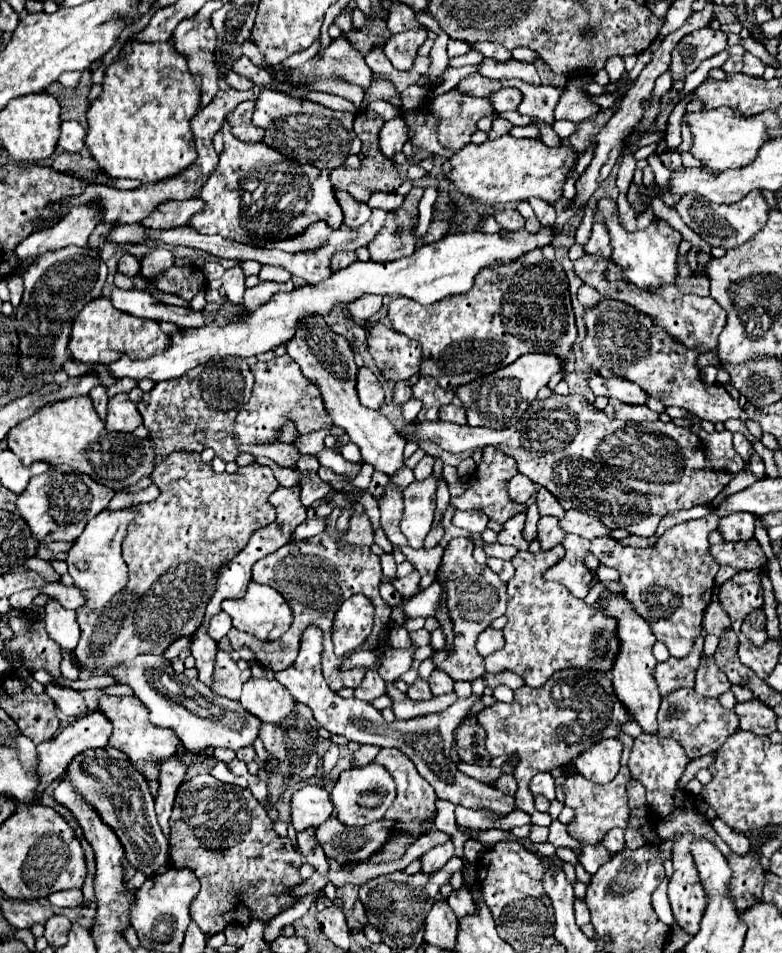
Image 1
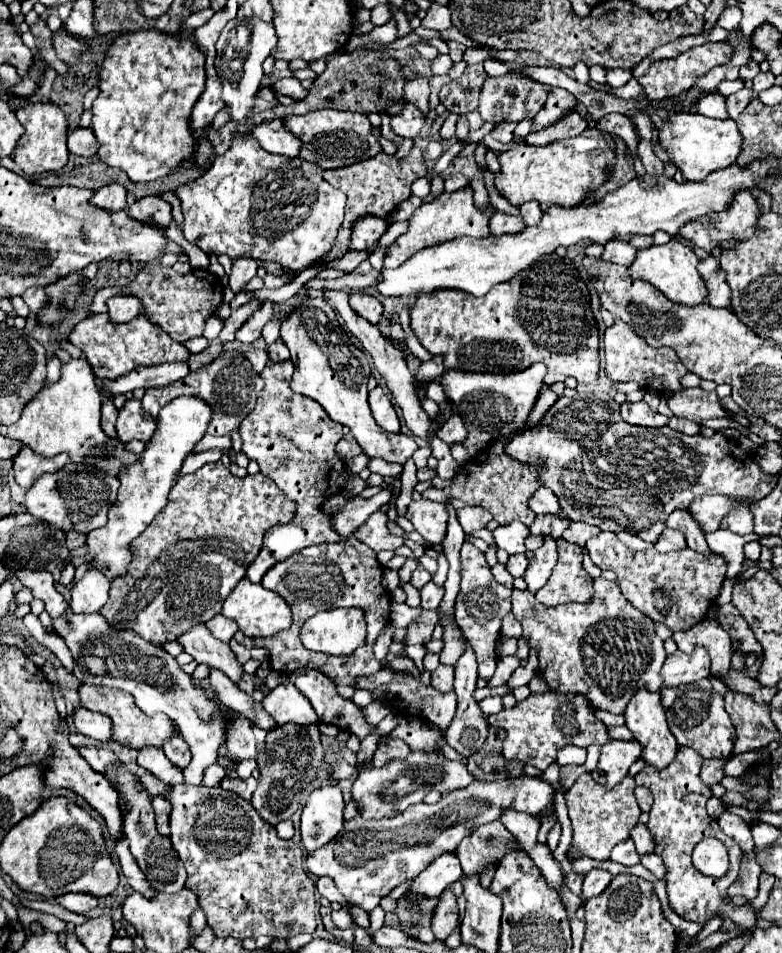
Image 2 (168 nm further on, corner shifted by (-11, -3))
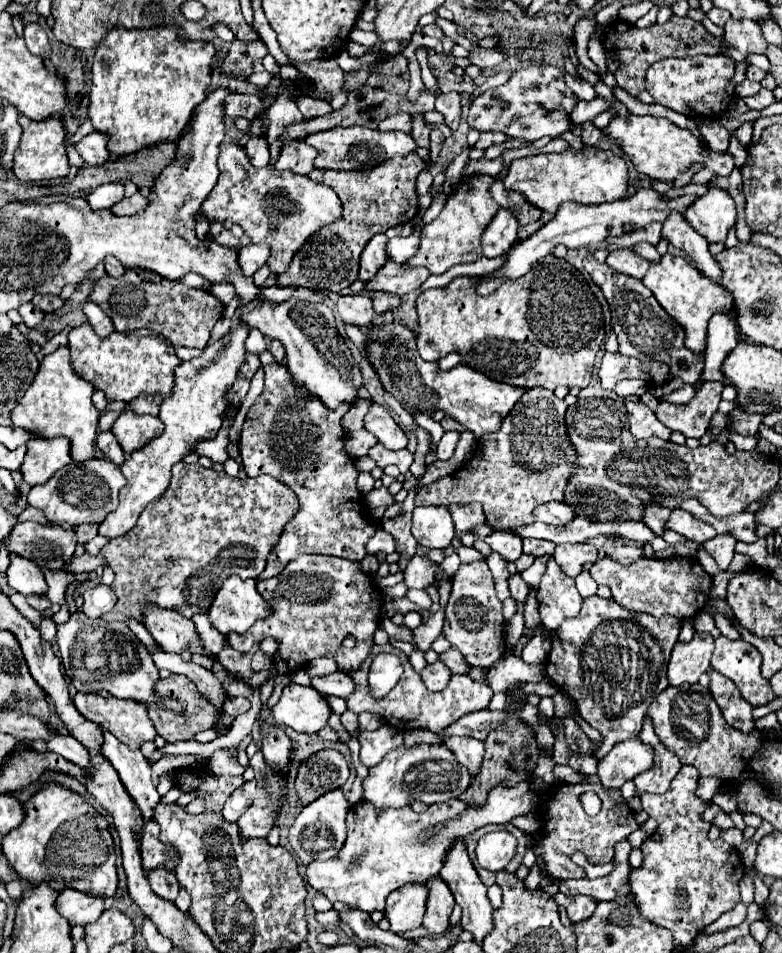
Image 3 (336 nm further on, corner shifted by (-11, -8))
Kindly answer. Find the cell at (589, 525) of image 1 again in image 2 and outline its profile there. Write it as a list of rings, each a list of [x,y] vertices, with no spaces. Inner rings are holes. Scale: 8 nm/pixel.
[[[571,521],[571,525],[567,527],[567,531],[563,533],[563,539],[571,541],[571,543],[579,543],[585,545],[587,539],[591,539],[593,535],[599,533],[599,527],[589,525],[589,523],[581,523],[581,521]]]

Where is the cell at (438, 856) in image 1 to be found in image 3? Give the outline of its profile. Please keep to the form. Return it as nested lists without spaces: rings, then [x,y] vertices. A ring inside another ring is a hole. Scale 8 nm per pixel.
[[[407,884],[407,888],[395,890],[387,896],[385,918],[389,920],[389,930],[395,934],[405,934],[421,926],[423,908],[427,900],[425,884]]]

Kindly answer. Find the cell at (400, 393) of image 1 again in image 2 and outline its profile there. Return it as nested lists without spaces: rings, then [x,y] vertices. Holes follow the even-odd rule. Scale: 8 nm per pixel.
[[[434,356],[431,360],[421,363],[416,374],[416,380],[419,384],[425,384],[443,375],[444,372],[443,358],[441,356]]]

